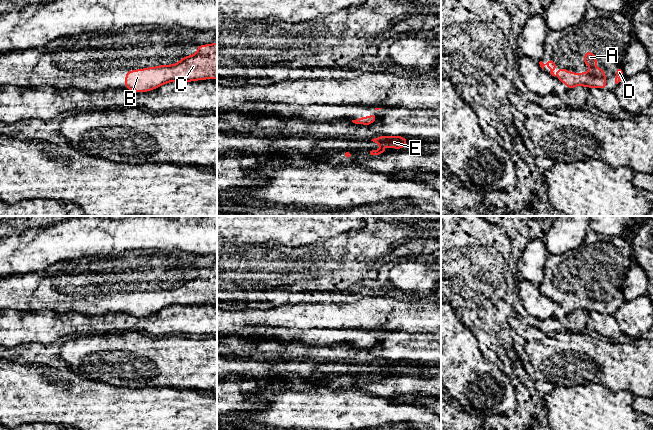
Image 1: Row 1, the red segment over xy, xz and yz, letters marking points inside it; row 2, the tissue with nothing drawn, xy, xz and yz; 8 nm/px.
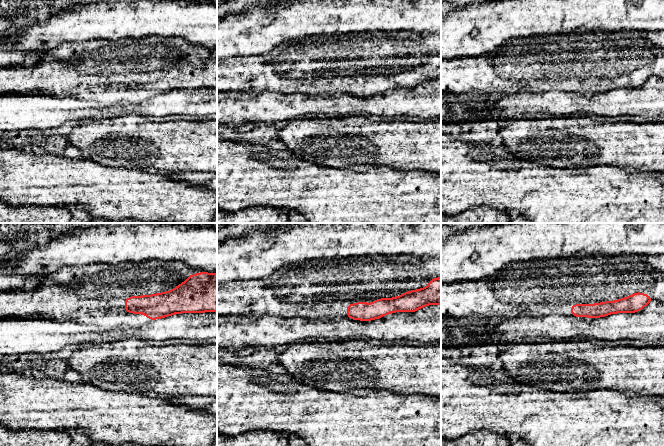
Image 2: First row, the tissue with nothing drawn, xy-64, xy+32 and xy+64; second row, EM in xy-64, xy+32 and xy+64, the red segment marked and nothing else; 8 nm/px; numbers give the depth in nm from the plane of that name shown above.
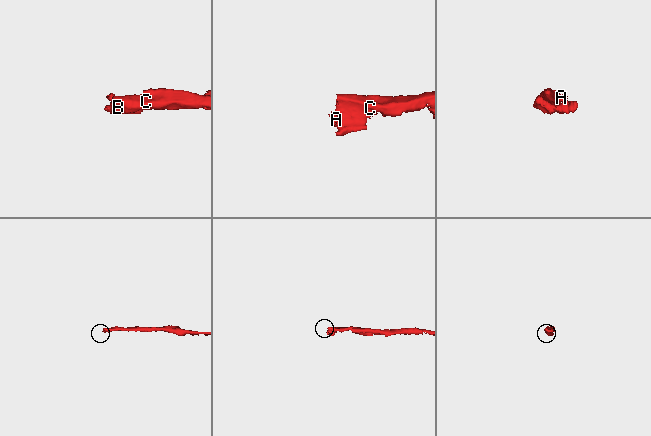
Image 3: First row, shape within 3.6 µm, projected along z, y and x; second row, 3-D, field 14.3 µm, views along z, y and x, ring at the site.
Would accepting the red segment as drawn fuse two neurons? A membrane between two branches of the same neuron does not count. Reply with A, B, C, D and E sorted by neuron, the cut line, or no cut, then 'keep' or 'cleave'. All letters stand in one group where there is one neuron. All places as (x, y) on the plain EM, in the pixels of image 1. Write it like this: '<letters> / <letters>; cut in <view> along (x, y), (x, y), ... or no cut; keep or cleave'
A B C D E; no cut; keep

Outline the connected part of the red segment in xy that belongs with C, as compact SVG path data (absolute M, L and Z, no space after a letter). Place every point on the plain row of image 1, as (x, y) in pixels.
M217 267L195 271L197 278L182 282L176 289L125 296L125 312L147 316L172 305L217 303Z

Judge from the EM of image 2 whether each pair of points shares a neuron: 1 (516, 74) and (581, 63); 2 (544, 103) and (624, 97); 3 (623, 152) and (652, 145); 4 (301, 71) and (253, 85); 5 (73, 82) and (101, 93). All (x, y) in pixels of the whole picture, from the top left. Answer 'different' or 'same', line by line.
1: same
2: same
3: same
4: same
5: same

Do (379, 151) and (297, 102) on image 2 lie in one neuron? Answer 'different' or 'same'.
different

